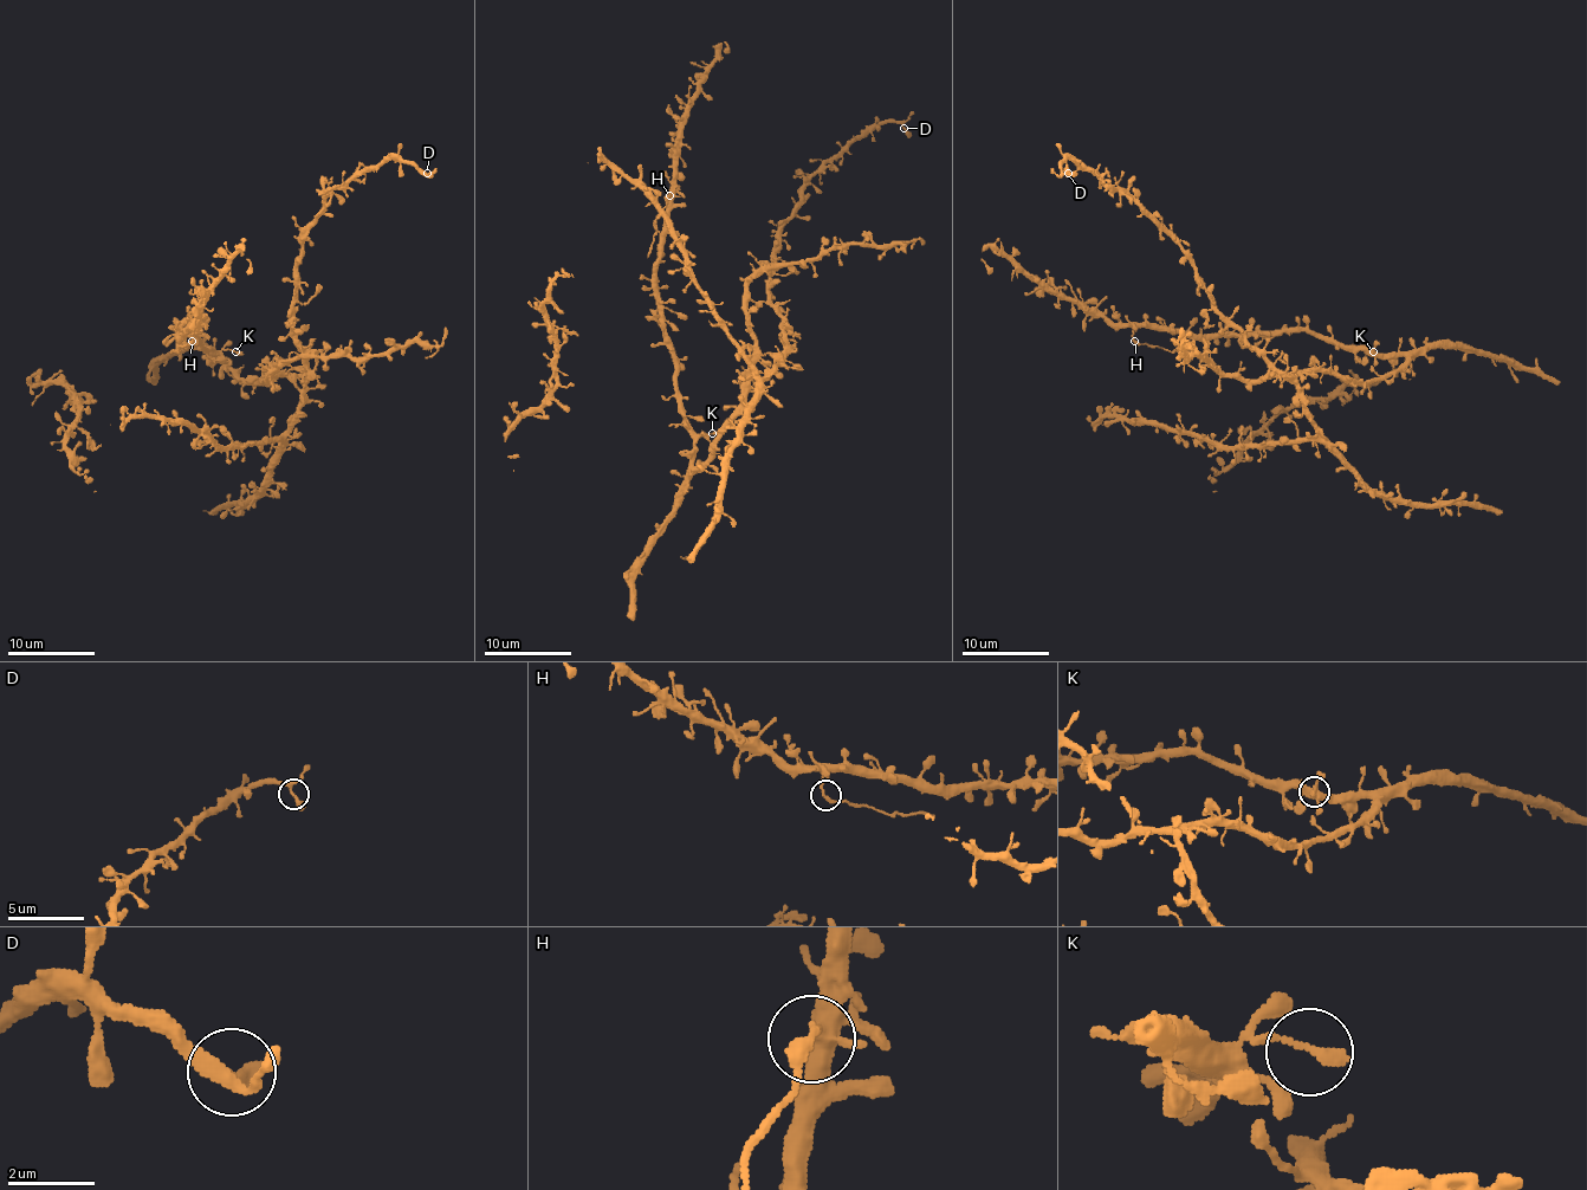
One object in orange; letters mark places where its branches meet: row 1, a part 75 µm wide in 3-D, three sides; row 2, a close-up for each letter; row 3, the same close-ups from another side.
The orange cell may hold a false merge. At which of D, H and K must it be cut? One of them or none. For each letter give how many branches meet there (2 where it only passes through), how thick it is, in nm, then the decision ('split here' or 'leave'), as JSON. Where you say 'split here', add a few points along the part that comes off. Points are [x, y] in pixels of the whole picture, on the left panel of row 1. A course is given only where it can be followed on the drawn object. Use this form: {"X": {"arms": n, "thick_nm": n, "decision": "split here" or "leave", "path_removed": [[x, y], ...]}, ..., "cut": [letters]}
{"D": {"arms": 2, "thick_nm": 320, "decision": "leave"}, "H": {"arms": 2, "thick_nm": 220, "decision": "split here", "path_removed": [[192, 341], [169, 351]]}, "K": {"arms": 1, "thick_nm": 280, "decision": "leave"}, "cut": ["H"]}

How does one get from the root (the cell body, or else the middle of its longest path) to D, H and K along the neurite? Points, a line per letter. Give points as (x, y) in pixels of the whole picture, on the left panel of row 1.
D: (277, 372), (296, 369), (300, 389), (306, 380), (292, 302), (300, 237), (324, 198), (392, 159), (427, 173)
H: (277, 372), (252, 382), (237, 380), (226, 369), (228, 361), (195, 330), (179, 335), (189, 325), (192, 341)
K: (277, 372), (252, 382), (237, 380), (226, 369), (228, 361), (222, 354), (224, 350), (235, 351)

